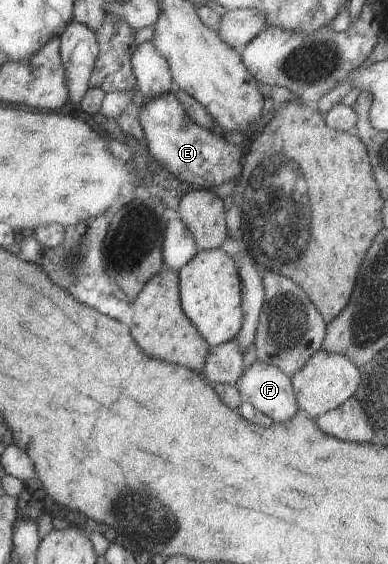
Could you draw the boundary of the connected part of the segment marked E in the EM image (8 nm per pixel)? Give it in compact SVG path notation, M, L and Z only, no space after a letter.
M173 87L161 95L144 99L140 108L133 109L138 124L144 131L144 144L149 155L159 163L163 171L189 185L209 190L230 179L236 180L241 169L245 143L231 145L223 135L215 135L190 120L174 94L175 90Z

